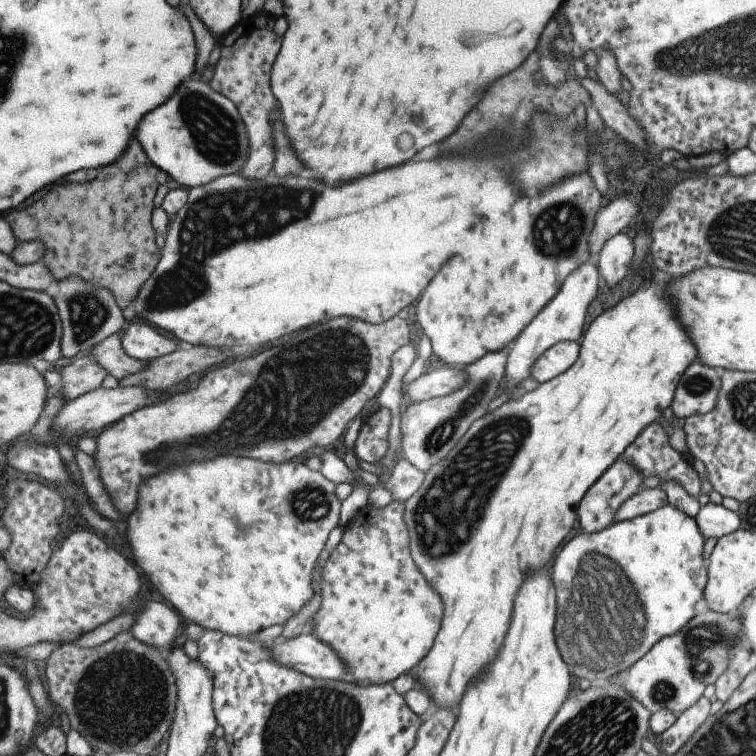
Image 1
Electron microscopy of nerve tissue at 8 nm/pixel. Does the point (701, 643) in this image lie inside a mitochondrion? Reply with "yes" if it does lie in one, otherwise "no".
yes

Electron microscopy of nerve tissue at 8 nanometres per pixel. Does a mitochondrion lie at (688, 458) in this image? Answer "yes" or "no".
no

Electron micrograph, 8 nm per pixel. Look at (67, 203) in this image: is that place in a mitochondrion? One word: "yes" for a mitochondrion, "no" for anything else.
yes

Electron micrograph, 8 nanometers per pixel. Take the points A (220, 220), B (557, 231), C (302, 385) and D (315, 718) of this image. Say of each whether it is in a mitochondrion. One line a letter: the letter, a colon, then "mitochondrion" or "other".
A: mitochondrion
B: mitochondrion
C: mitochondrion
D: mitochondrion

